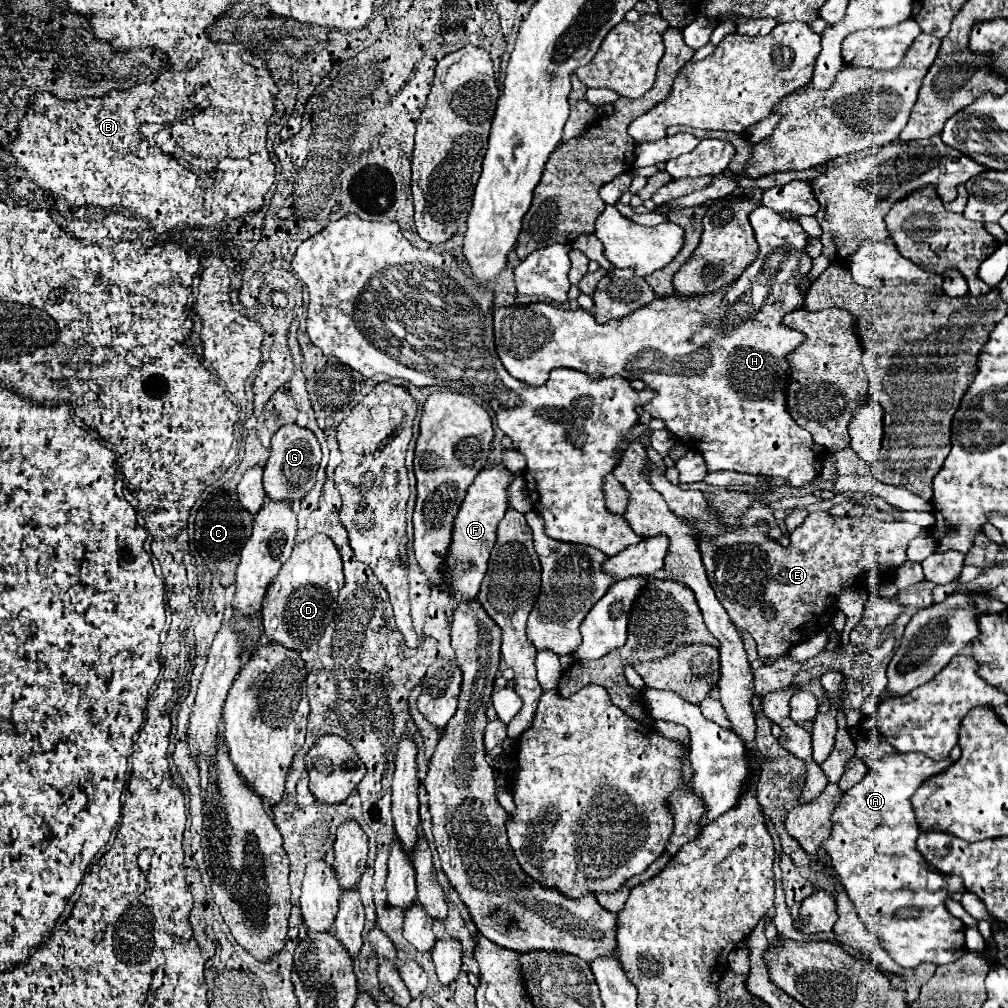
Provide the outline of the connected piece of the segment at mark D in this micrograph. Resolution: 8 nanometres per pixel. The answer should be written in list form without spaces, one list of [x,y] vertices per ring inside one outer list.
[[[316,534],[314,538],[294,546],[292,556],[282,566],[278,580],[274,580],[266,592],[262,608],[262,624],[268,642],[282,644],[284,648],[302,652],[318,644],[334,620],[338,610],[338,592],[344,586],[342,560],[328,536]]]

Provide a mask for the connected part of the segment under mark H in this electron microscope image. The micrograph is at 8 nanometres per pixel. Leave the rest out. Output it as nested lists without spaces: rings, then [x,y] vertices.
[[[758,206],[748,216],[756,242],[760,246],[758,258],[744,274],[728,288],[700,298],[656,298],[622,320],[596,324],[588,310],[564,310],[548,302],[530,302],[518,306],[504,306],[494,310],[496,352],[508,372],[520,382],[542,386],[554,368],[582,370],[590,376],[610,378],[622,376],[626,380],[642,380],[656,392],[654,400],[646,402],[644,412],[660,418],[666,430],[682,444],[698,450],[706,462],[708,472],[734,470],[770,478],[784,478],[792,488],[812,484],[822,472],[826,450],[814,446],[808,430],[800,428],[786,412],[786,386],[790,364],[786,356],[798,348],[804,334],[784,328],[782,318],[802,308],[802,290],[796,288],[796,278],[804,276],[812,258],[804,254],[808,234],[794,220],[786,220],[766,206]]]

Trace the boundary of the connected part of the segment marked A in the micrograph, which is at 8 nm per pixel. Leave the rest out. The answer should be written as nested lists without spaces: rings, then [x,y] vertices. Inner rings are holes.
[[[910,752],[910,754],[884,756],[878,762],[878,766],[870,768],[854,788],[844,792],[842,800],[836,804],[830,816],[834,824],[832,832],[822,842],[824,852],[830,854],[830,866],[834,868],[836,876],[840,876],[840,884],[846,888],[850,900],[856,906],[858,918],[862,920],[866,930],[878,938],[878,942],[894,958],[894,962],[902,968],[918,968],[918,964],[922,962],[932,962],[940,966],[958,960],[966,952],[966,938],[964,938],[966,926],[962,924],[962,920],[954,918],[944,906],[946,898],[952,898],[957,892],[964,893],[962,882],[960,878],[942,872],[934,874],[928,868],[928,860],[916,850],[916,838],[920,834],[920,828],[914,818],[910,796],[932,774],[936,774],[936,762],[932,768],[932,760],[926,758],[924,754]],[[904,906],[916,908],[918,916],[898,920],[896,912]]]

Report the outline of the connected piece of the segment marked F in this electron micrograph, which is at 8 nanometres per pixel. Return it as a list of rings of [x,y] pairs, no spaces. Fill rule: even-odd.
[[[502,464],[482,468],[482,472],[478,472],[474,482],[470,484],[466,498],[462,500],[462,508],[458,510],[458,516],[454,518],[450,556],[446,558],[444,586],[450,590],[456,606],[462,602],[474,602],[480,592],[480,582],[488,568],[490,550],[496,542],[496,526],[502,520],[504,512],[510,508],[508,486],[510,486],[512,478],[514,478],[512,472],[508,472]]]

